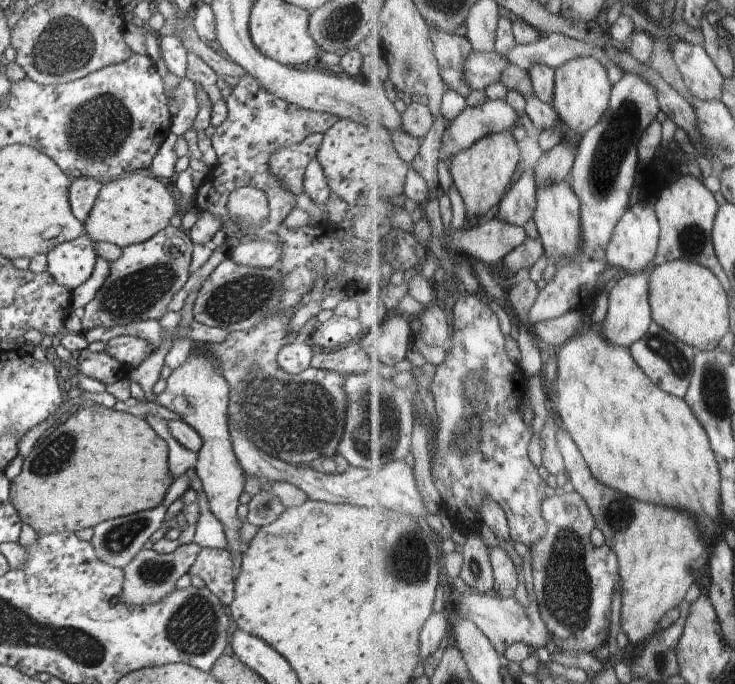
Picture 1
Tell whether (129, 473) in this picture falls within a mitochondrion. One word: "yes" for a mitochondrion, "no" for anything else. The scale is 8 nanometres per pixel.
no

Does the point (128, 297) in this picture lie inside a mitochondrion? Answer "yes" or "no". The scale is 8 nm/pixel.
yes

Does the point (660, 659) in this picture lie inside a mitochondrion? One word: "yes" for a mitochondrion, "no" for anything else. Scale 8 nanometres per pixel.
yes

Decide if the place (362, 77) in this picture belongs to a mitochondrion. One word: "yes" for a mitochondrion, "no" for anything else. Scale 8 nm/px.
no

